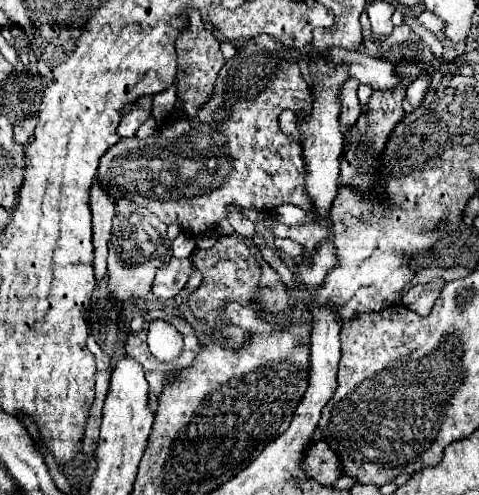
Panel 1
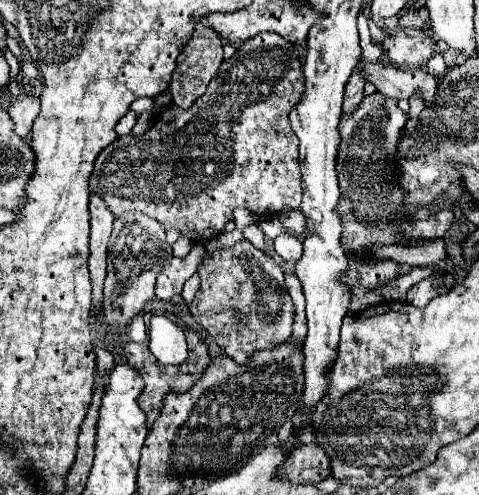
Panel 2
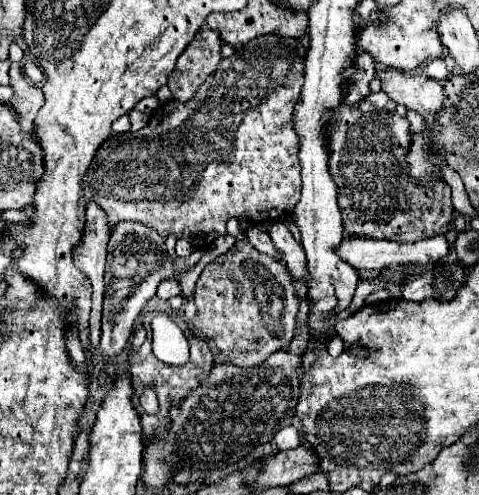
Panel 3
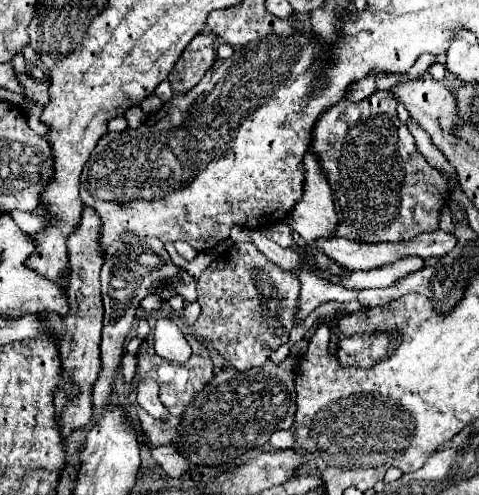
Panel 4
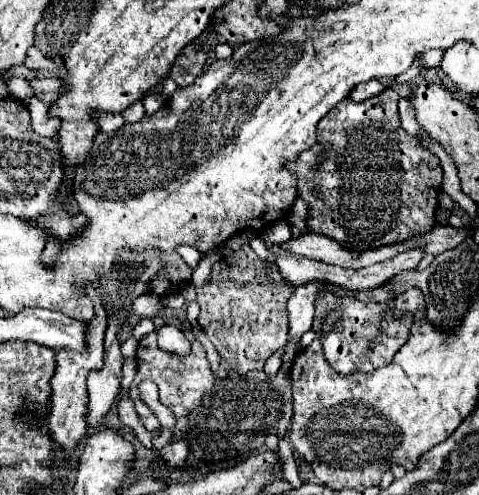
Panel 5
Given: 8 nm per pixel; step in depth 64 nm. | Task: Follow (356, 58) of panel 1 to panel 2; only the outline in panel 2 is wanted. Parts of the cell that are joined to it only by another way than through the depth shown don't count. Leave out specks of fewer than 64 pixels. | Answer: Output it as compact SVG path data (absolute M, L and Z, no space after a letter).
M388 62L362 64L366 80L376 84L378 92L396 100L410 100L416 92L422 96L426 108L434 104L436 98L436 78L422 70L400 70Z

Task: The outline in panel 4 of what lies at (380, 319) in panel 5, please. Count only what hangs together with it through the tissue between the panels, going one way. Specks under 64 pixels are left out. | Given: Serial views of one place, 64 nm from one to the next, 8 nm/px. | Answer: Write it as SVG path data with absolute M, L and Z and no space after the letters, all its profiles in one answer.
M338 312L336 318L318 320L318 326L330 324L332 332L338 336L338 346L332 356L340 362L340 366L368 368L368 366L384 360L384 356L388 356L388 352L392 352L392 348L396 348L396 344L400 342L400 336L396 336L396 332L384 332L384 334L370 332L370 334L344 336L338 328L338 322L342 316L344 316L344 312Z

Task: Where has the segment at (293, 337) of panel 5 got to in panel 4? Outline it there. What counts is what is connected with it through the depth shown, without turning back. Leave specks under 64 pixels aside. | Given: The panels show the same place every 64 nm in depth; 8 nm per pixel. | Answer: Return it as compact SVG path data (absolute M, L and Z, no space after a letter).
M302 272L298 276L302 282L300 288L300 300L298 300L298 310L294 316L294 326L304 324L304 320L324 302L352 302L356 300L356 292L348 288L336 288L336 284L328 284L328 280L318 278L314 274Z

